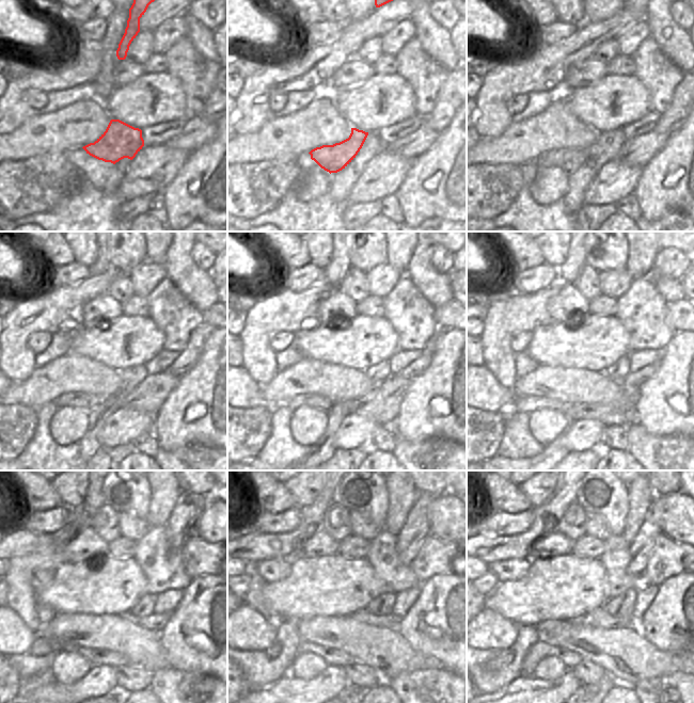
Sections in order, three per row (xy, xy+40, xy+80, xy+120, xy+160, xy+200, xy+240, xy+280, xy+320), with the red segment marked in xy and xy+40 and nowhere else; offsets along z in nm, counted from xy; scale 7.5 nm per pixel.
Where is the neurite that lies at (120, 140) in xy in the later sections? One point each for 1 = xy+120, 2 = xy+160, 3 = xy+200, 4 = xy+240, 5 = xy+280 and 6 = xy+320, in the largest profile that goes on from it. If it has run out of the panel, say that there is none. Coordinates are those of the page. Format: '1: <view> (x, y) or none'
1: xy+120 (83, 400)
2: xy+160 (310, 399)
3: xy+200 (527, 404)
4: xy+240 (40, 657)
5: xy+280 (263, 668)
6: xy+320 (502, 666)

